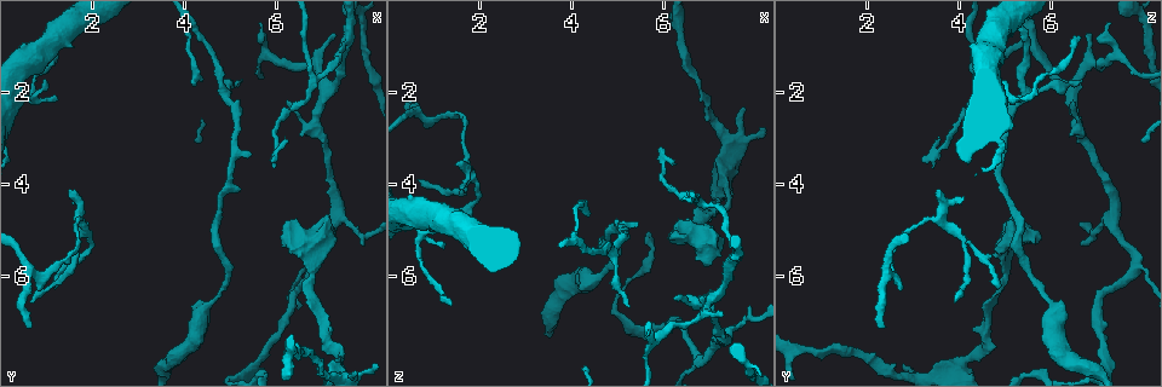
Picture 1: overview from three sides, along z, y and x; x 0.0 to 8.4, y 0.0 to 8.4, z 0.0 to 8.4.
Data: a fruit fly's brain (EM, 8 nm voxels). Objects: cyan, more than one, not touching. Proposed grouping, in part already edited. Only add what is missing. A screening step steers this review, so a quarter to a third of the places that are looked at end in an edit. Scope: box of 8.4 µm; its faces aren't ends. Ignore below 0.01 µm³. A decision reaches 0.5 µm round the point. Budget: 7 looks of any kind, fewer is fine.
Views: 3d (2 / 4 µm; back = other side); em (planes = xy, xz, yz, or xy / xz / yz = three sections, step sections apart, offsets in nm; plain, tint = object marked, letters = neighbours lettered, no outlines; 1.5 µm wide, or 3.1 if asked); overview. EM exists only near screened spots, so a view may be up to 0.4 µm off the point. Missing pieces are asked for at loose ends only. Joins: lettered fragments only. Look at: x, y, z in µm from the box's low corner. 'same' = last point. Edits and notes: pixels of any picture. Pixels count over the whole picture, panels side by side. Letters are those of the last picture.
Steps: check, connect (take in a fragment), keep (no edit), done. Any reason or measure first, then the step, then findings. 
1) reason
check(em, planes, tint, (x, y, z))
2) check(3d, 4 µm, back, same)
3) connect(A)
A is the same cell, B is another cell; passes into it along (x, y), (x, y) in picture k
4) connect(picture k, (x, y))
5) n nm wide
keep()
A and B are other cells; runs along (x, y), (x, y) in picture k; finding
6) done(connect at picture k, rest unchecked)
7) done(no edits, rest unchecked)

an open end
check(em, planes, letters, (0.65, 7.10, 2.35))

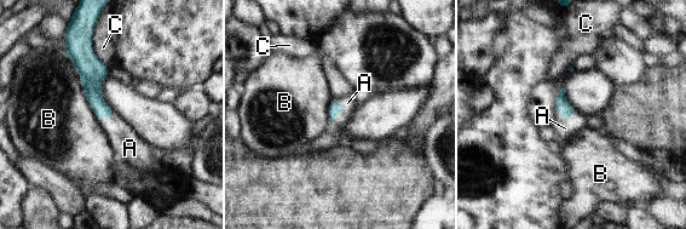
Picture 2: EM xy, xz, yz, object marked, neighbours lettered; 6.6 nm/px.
connect(A)
A is the same cell, B and C are other cells; passes into it along (335, 108), (342, 112), (347, 103) in picture 2; the neuron continues

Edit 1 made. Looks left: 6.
branch stops here
check(3d, 2 µm, (6.95, 5.15, 5.85))

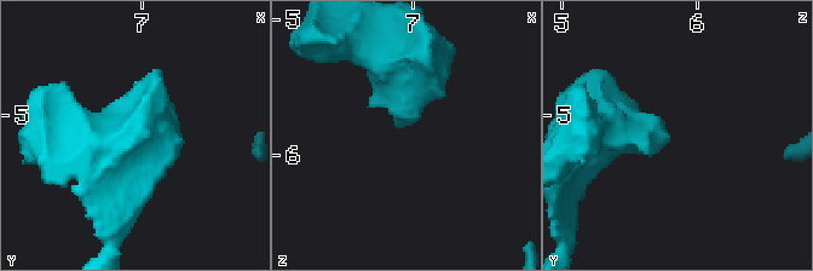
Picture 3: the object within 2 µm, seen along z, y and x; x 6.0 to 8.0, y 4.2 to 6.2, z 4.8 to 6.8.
check(em, xy, step 8, letters, (6.90, 5.16, 5.78))

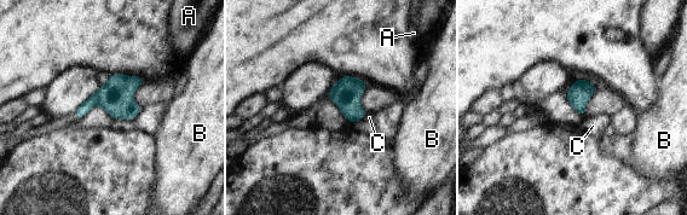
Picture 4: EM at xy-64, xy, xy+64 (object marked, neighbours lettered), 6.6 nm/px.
check(em, planes, letters, same)

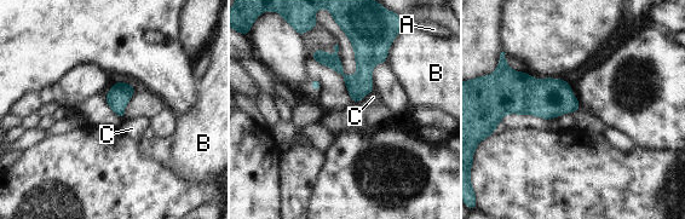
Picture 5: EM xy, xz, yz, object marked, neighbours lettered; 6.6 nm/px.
keep()
A, B and C are other cells; border along (373, 90), (362, 98) in picture 5; none of them fits

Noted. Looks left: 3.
thin end
check(3d, 2 µm, (6.25, 2.25, 6.50))

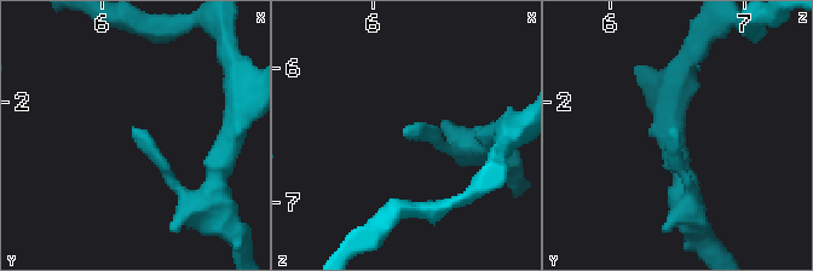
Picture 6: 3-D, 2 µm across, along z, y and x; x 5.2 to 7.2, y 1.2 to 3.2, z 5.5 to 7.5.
check(em, planes, tint, (6.24, 2.22, 6.48))

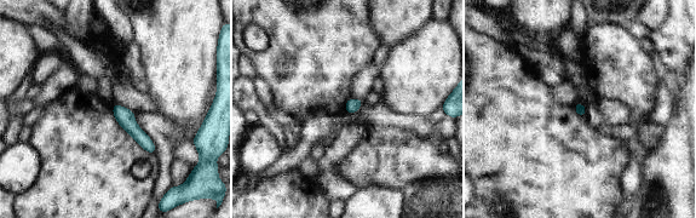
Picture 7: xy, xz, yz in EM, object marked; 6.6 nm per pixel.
check(em, planes, letters, same)

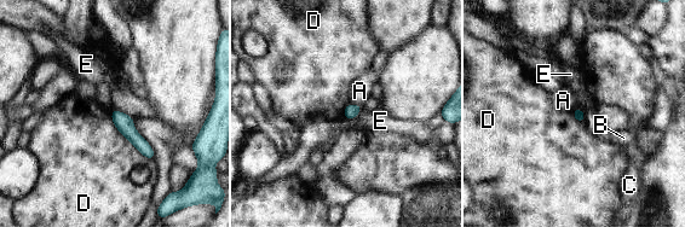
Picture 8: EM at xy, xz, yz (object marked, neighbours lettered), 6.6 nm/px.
D touches over 440 nm
keep()
A, B, C, D and E are other cells; no lettered fragment goes on from it

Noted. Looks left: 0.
done(connect at picture 2, rest unchecked)

